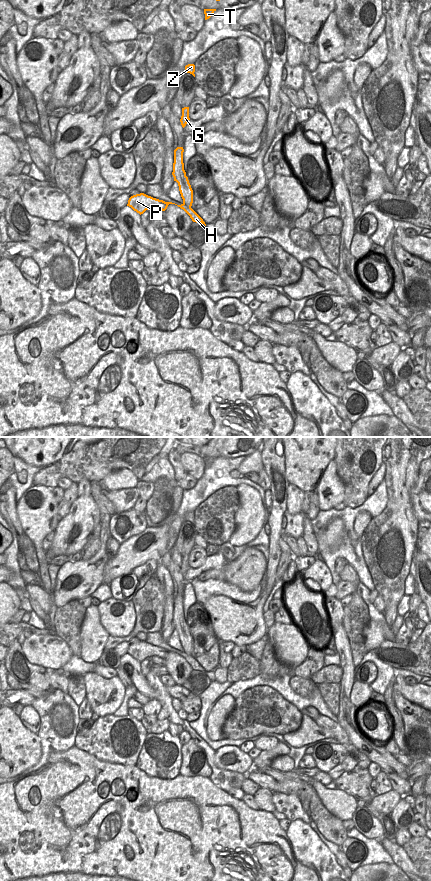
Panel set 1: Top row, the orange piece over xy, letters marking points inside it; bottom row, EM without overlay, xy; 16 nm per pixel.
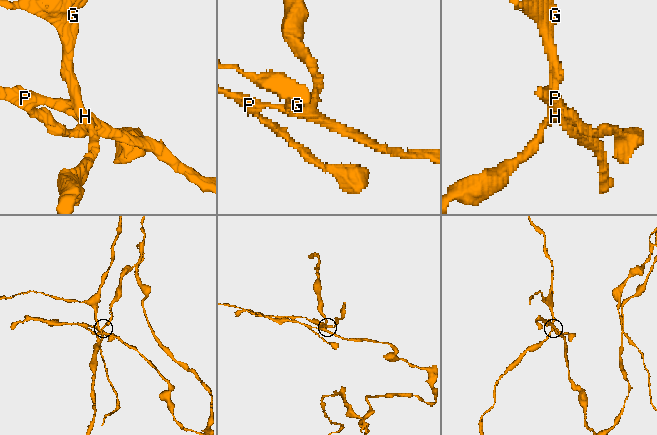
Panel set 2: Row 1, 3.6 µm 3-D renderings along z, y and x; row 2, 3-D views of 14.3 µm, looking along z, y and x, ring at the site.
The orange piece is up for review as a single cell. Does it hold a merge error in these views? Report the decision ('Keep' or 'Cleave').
Cleave

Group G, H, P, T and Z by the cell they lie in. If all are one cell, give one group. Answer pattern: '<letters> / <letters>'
G T Z / H P

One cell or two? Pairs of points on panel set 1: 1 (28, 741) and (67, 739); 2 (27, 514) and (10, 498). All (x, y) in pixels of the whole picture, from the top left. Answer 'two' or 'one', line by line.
1: two
2: two

